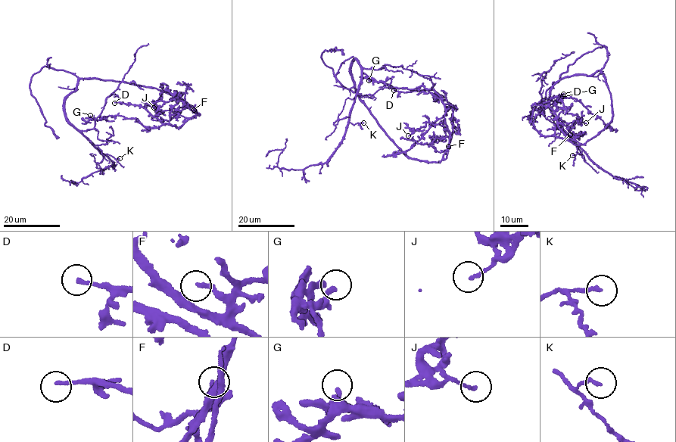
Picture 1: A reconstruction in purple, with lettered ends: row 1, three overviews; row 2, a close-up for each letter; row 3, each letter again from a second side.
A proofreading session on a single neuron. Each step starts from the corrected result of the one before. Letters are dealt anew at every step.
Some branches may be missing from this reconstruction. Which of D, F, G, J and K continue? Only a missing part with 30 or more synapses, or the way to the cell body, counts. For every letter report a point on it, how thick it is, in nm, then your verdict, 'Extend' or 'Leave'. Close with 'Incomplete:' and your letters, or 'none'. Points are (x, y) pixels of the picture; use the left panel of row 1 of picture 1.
D: Place: (114, 103). Thickness 170 nm. Extend
F: Place: (194, 110). Thickness 200 nm. Leave
G: Place: (90, 115). Thickness 160 nm. Leave
J: Place: (154, 107). Thickness 140 nm. Leave
K: Place: (119, 158). Thickness 160 nm. Leave
Incomplete: D

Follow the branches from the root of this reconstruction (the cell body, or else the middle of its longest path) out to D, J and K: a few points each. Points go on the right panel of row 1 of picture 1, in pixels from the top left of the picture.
D: (605, 78), (612, 120), (582, 144), (542, 135), (534, 129), (532, 116), (536, 105), (563, 94)
J: (605, 78), (610, 95), (612, 120), (582, 144), (555, 135), (556, 128), (564, 120), (586, 122)
K: (605, 78), (599, 70), (589, 76), (566, 76), (550, 91), (549, 103), (552, 114), (582, 150), (572, 155)

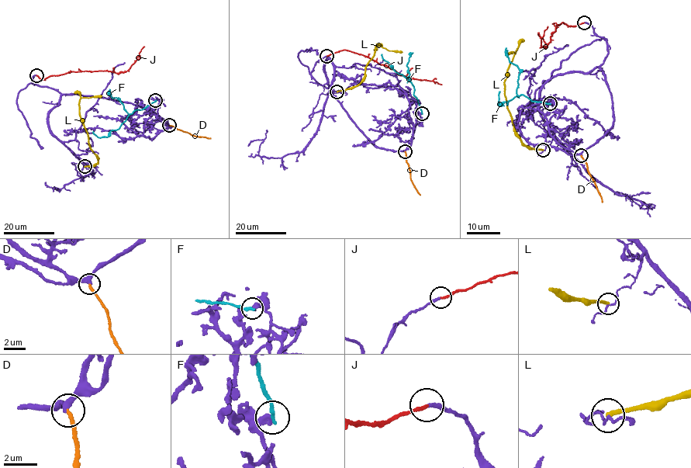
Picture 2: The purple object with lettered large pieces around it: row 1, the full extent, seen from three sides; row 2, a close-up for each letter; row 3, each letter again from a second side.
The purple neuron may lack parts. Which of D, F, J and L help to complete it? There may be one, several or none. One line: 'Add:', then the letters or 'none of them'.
Add: D, J

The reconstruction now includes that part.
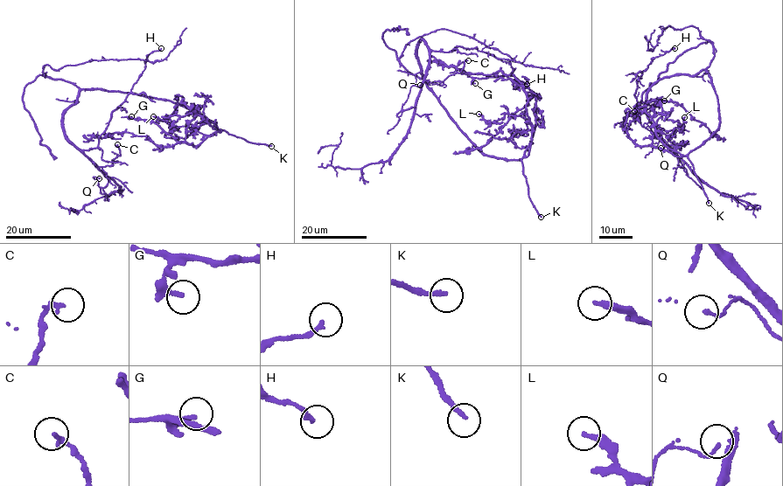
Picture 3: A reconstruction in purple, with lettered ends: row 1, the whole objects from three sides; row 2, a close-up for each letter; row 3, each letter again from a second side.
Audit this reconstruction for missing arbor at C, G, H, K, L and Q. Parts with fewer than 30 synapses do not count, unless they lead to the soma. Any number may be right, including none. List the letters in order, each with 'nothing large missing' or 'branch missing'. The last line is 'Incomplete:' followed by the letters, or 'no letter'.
C: nothing large missing
G: nothing large missing
H: nothing large missing
K: branch missing
L: nothing large missing
Q: nothing large missing
Incomplete: K

